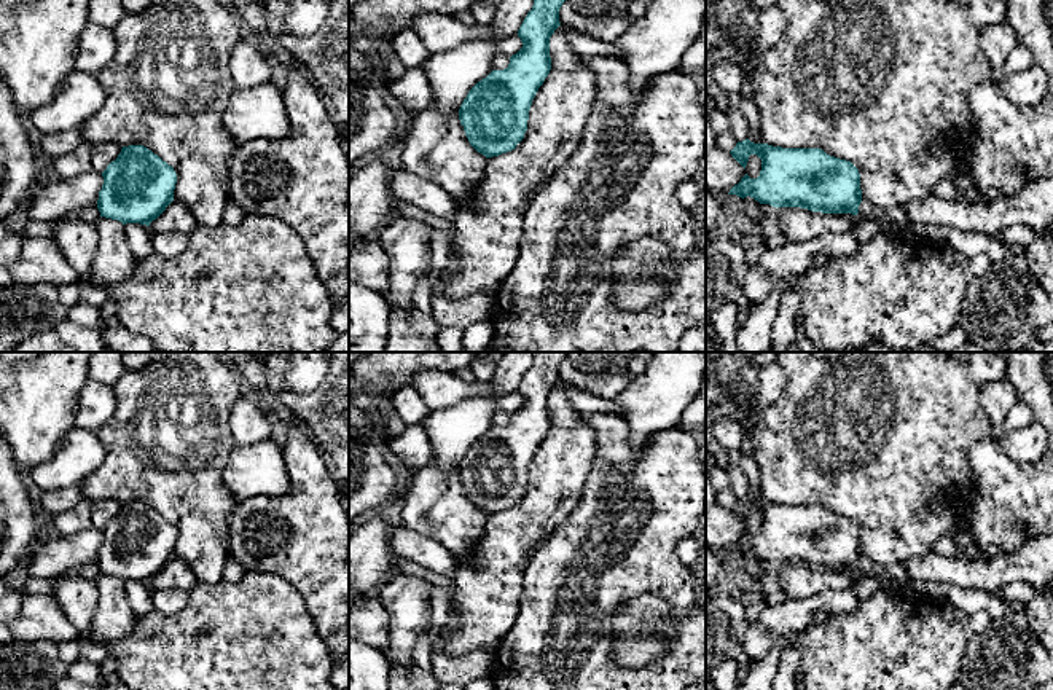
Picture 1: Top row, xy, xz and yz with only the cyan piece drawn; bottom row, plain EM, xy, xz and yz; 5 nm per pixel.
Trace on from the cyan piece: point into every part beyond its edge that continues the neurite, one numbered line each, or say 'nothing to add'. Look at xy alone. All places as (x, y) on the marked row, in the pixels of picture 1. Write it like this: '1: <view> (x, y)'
nothing to add

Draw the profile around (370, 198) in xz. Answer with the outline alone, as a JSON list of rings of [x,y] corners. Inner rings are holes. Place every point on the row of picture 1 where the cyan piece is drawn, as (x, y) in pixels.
[[[373,161],[349,178],[349,228],[354,234],[366,237],[387,223],[395,167],[393,163]]]

